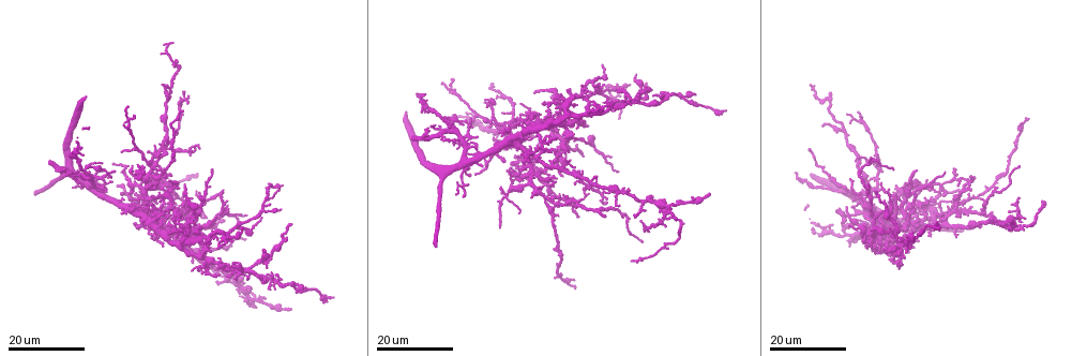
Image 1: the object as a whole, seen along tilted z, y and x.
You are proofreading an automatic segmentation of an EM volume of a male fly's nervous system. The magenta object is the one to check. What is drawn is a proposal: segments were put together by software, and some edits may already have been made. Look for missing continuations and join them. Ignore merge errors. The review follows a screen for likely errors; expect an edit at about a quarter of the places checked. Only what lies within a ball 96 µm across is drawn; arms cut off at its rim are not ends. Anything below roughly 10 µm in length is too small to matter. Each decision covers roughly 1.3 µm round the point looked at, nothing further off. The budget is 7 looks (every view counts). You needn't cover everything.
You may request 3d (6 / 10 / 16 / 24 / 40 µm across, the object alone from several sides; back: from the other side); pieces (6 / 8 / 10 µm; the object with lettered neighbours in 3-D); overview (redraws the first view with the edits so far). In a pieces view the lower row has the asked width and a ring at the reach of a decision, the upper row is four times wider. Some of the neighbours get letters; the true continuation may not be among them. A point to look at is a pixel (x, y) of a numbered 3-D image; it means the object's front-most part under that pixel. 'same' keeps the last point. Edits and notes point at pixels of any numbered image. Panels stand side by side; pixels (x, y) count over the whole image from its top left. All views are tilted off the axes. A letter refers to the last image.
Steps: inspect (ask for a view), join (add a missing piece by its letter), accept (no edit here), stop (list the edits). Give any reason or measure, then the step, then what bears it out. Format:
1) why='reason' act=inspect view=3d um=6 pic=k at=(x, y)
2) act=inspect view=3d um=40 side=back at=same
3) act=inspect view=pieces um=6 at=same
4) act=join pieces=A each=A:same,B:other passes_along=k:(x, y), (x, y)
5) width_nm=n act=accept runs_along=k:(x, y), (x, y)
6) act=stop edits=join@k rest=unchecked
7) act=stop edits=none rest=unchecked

why='free end' act=inspect view=3d um=16 pic=1 at=(500, 225)

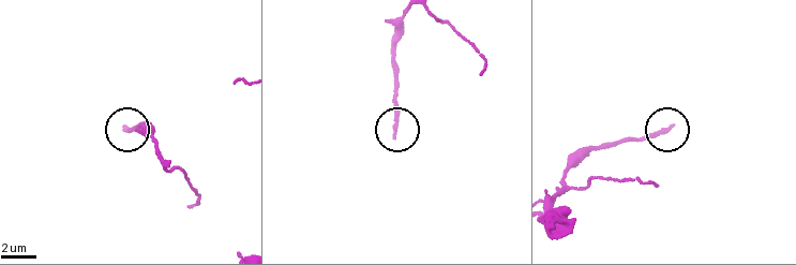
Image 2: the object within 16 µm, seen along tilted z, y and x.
why='what lies round it' act=inspect view=pieces um=10 pic=2 at=(671, 127)

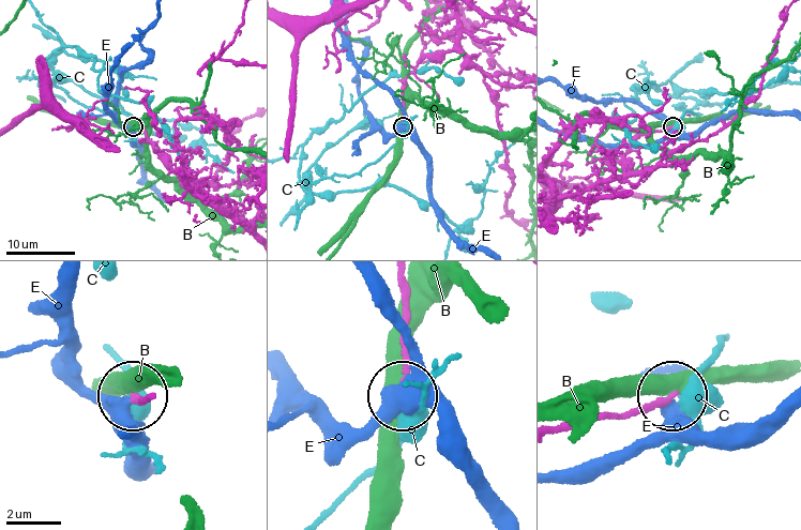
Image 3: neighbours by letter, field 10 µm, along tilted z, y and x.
act=accept each=B:other,C:other,E:other runs_along=3:(560, 430), (628, 417), (673, 397) found='none of them fits'

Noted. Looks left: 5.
act=inspect view=3d um=24 pic=1 at=(206, 262)

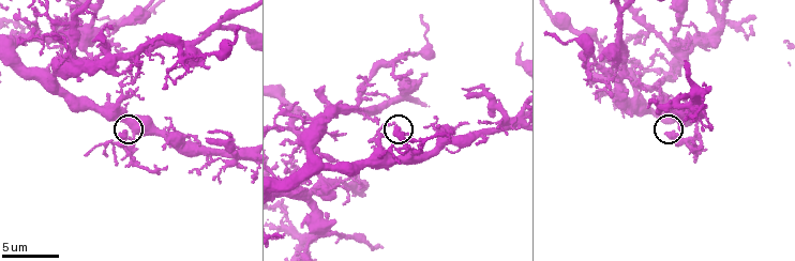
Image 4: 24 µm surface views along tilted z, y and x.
act=inspect view=pieces um=8 pic=4 at=(668, 134)

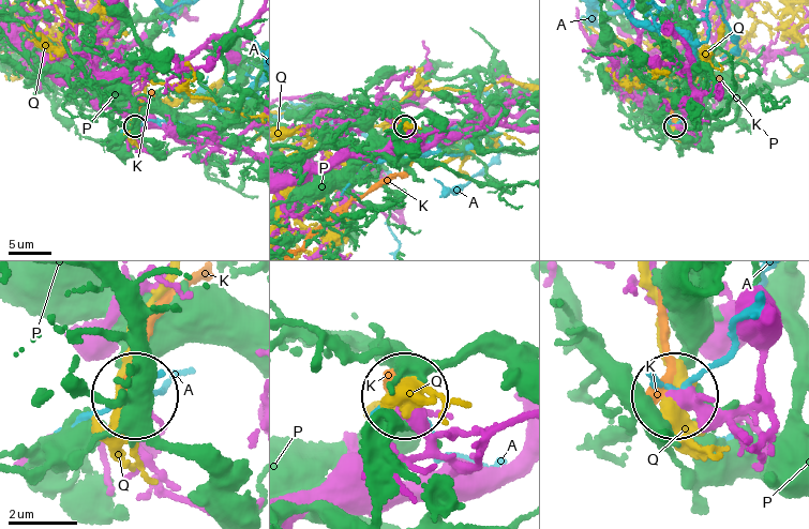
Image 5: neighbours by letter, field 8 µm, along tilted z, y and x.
act=accept each=A:other,K:other,P:other,Q:other found='no lettered piece goes on from it'

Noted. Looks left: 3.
why='branch stops here' act=inspect view=pieces um=8 pic=4 at=(17, 37)

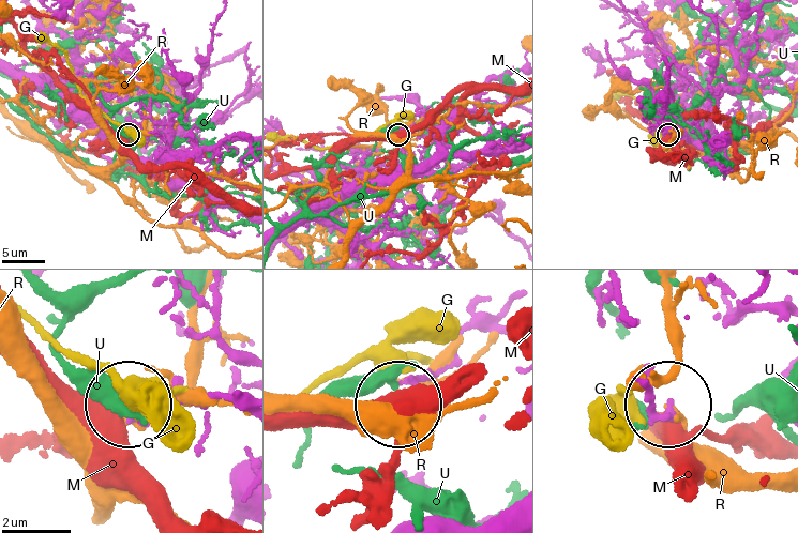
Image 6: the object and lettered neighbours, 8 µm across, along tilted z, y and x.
width_nm=170 act=accept each=G:other,M:other,R:other,U:other found='none of them fits'

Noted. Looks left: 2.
act=stop edits=none rest=unchecked

